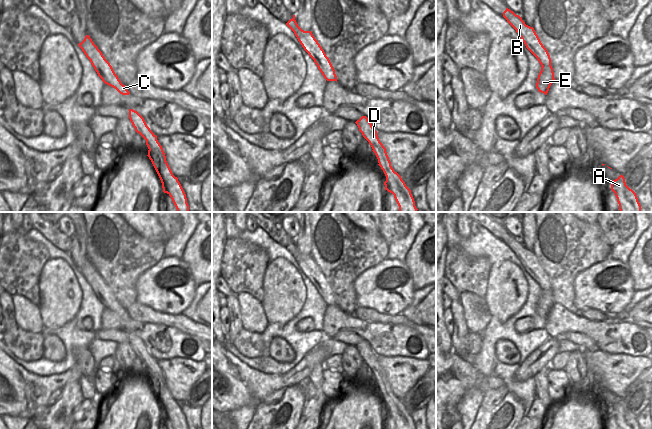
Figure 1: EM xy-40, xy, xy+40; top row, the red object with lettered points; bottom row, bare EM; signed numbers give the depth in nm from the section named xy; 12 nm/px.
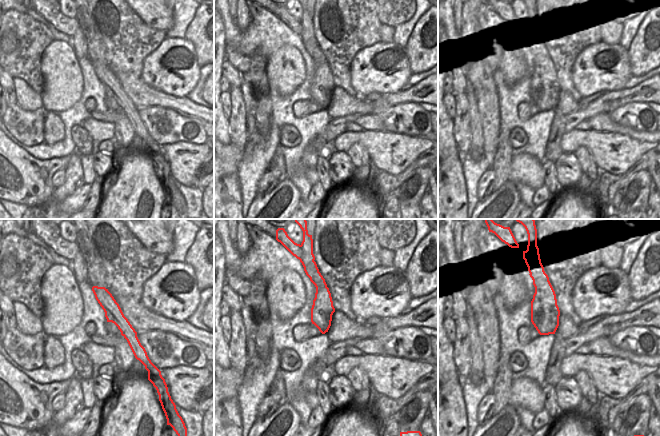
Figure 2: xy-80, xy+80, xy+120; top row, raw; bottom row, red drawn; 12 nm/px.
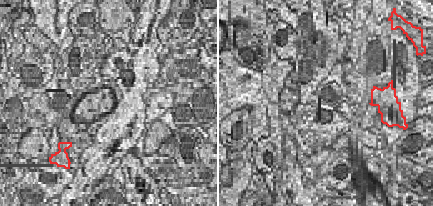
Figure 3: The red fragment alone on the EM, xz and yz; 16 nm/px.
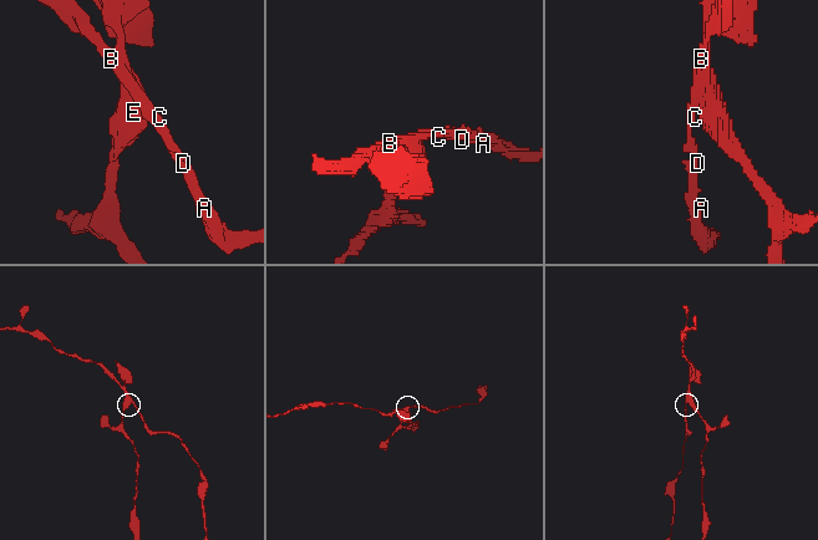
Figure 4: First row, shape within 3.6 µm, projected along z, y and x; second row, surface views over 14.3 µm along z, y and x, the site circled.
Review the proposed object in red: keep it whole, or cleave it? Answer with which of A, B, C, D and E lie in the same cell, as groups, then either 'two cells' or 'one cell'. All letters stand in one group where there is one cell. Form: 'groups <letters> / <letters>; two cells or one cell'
groups A B C D / E; two cells

